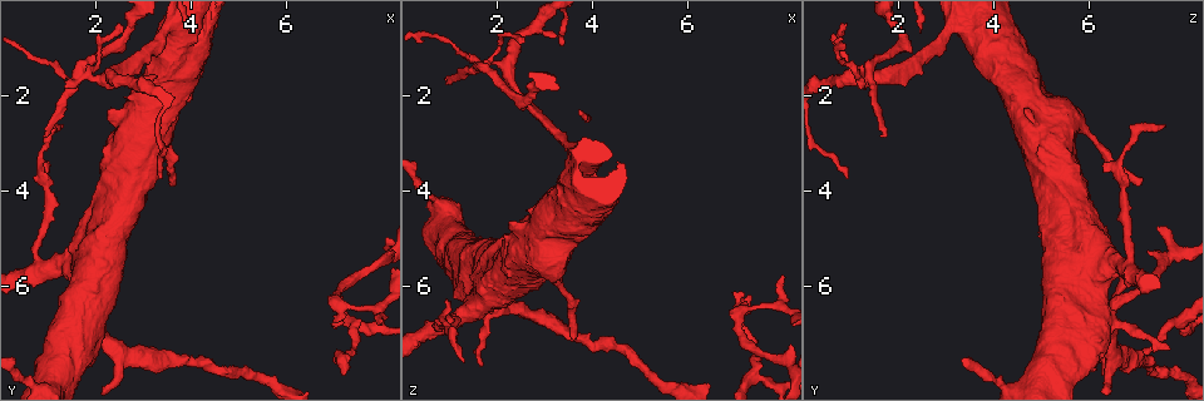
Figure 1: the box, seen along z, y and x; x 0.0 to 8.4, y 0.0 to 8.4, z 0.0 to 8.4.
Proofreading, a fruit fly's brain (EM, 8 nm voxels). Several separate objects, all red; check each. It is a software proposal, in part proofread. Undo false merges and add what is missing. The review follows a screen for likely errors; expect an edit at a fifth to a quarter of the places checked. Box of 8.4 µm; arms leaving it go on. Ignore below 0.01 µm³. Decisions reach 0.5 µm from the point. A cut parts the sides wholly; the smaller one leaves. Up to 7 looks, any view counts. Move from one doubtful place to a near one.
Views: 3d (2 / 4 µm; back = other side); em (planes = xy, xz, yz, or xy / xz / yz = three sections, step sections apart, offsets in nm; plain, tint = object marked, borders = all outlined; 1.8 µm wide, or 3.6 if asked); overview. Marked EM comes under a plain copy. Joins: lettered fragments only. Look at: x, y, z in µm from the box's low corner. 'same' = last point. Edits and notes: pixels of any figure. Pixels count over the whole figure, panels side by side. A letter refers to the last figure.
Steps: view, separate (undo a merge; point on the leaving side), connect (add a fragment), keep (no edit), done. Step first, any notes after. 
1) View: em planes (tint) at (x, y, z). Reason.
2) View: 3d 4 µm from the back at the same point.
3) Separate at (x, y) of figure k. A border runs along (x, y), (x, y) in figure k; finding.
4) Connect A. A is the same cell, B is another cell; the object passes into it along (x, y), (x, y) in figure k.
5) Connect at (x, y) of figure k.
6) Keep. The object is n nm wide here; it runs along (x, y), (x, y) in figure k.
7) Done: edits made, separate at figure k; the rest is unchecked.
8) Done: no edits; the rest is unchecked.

View: em 3.6 µm xz step 4 (borders) at (1.70, 7.30, 7.60). An open end.

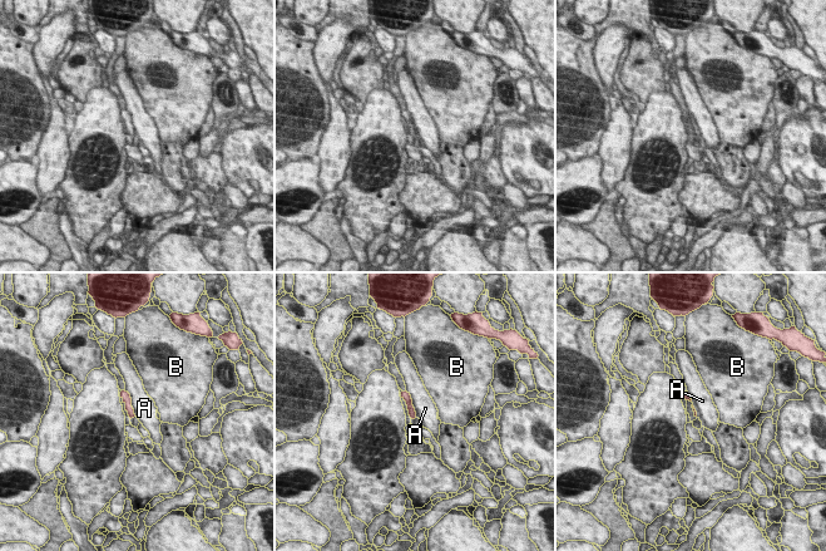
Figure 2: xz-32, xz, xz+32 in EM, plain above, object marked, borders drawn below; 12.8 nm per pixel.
View: em 3.6 µm planes (borders) at the same point. Cut it another way.

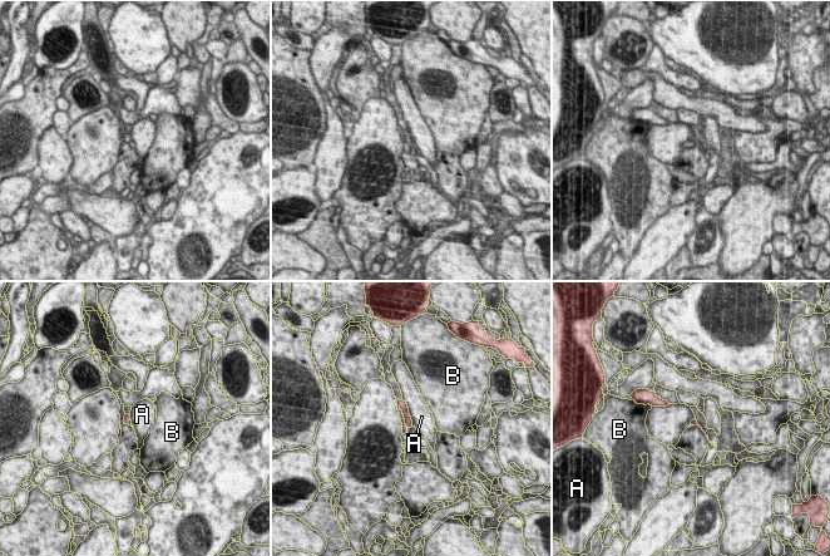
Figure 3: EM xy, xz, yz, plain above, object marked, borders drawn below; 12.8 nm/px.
Keep. A and B are other cells; a border runs along (401, 399), (406, 404), (413, 426) in figure 3; none of them fits.

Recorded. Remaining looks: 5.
View: em xy step 4 (borders) at (3.45, 0.75, 3.00).

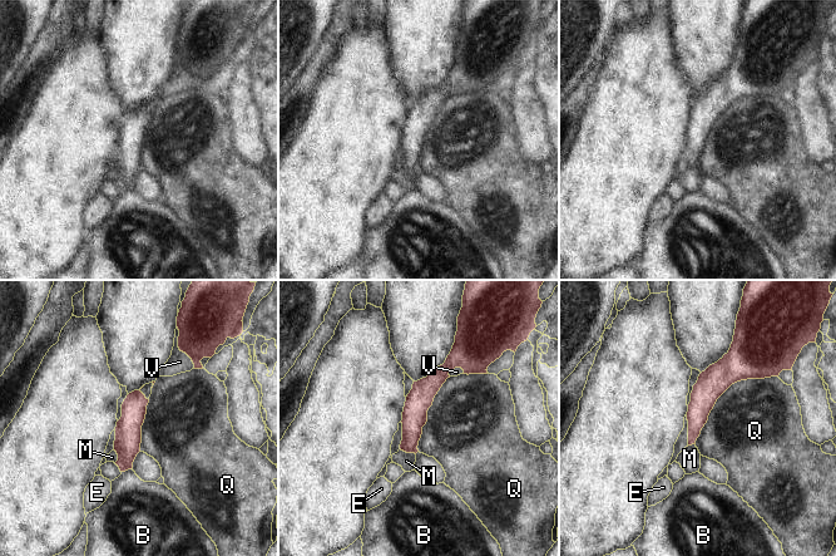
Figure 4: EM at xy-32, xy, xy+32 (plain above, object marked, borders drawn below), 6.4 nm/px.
View: em xz step 8 (borders) at the same point. Another direction.

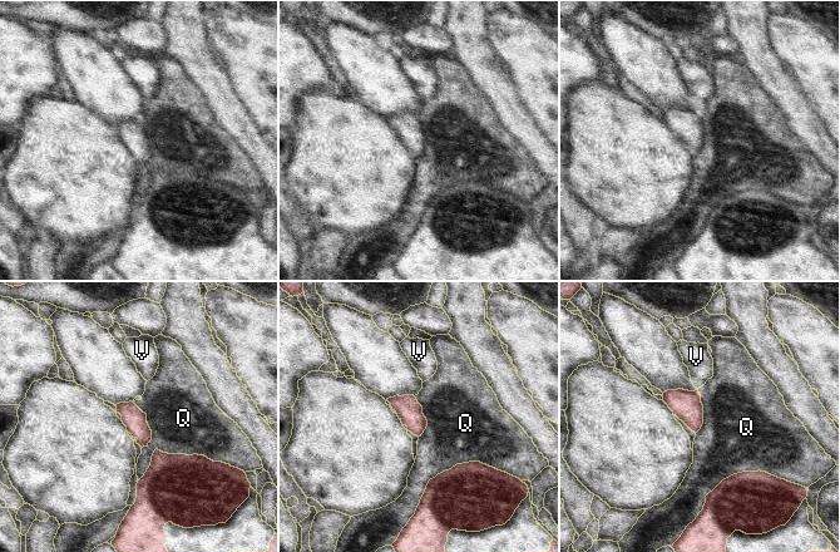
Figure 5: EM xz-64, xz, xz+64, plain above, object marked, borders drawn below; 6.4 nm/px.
Keep. The object is 150 nm wide here; the longest contact is with Q, 550 nm; Q and V are other cells; one neuron here.

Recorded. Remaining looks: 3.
View: em xz step 8 (tint) at (1.85, 1.55, 1.25). Calibre changes.

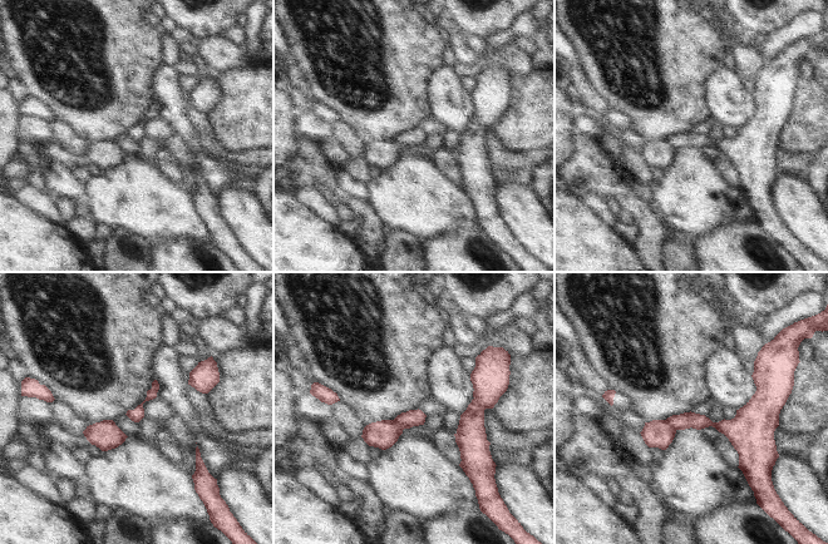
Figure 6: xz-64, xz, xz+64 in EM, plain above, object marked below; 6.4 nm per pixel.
View: em planes (borders) at the same point. Cut it another way.

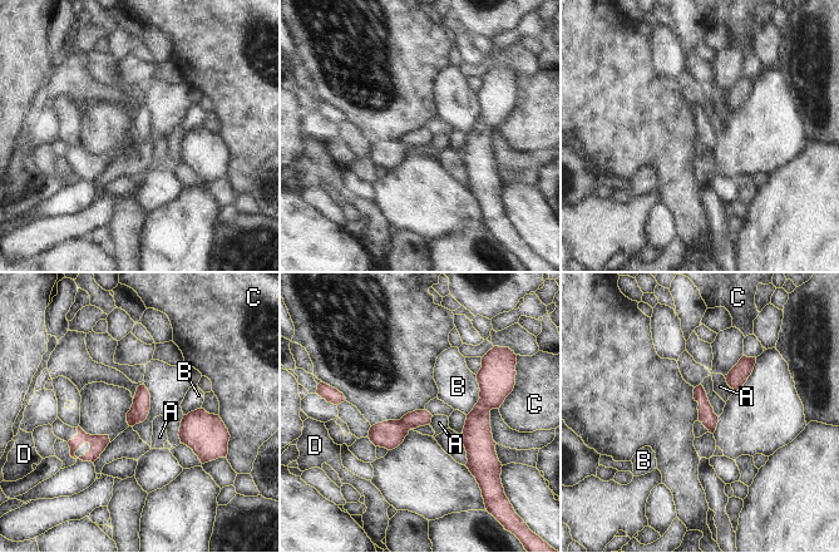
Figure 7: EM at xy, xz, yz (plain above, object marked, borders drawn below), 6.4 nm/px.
Separate at (390, 434) of figure 7. A, B, C and D are other cells; two neurons meet here.

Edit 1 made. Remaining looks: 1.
Done: edits made, separate at figure 7; the rest is unchecked.

